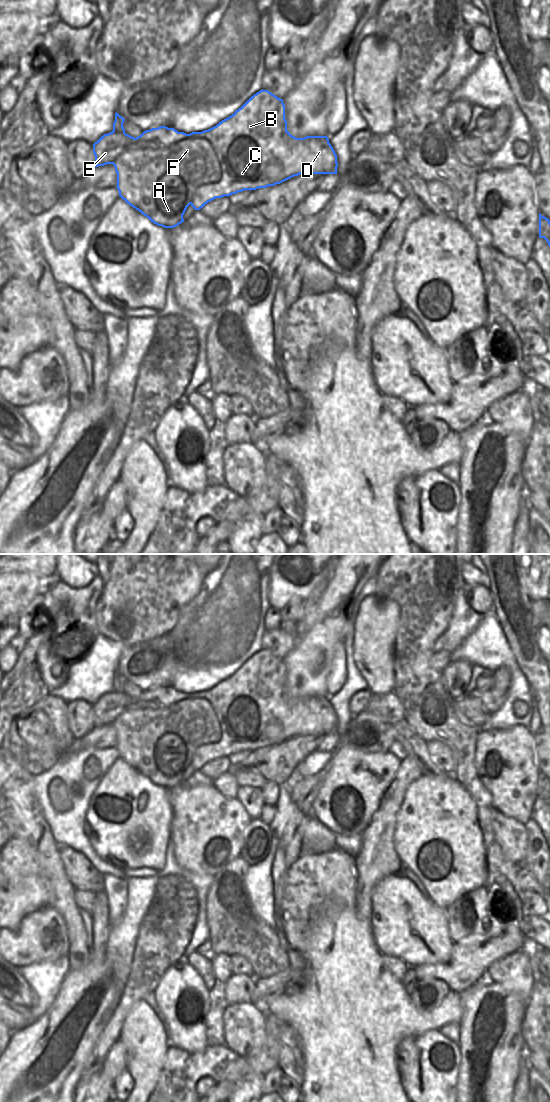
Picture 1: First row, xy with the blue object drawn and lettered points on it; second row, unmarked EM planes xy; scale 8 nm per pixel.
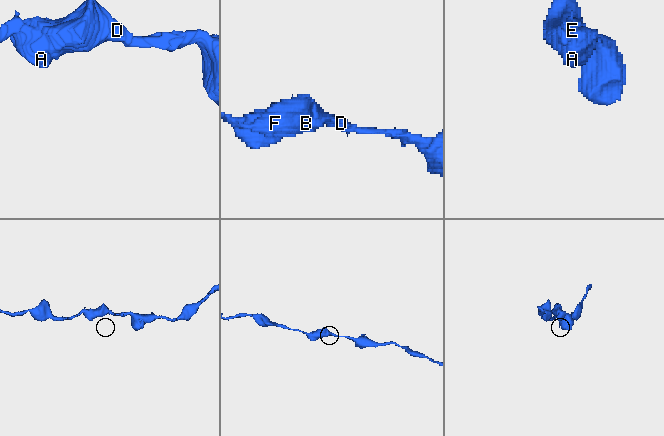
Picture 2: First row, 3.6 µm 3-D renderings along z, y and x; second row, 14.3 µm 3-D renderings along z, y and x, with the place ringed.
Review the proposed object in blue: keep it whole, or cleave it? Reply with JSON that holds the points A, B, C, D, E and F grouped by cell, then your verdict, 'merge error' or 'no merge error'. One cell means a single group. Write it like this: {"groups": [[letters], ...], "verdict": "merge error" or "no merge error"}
{"groups": [["A"], ["B", "C", "D", "E", "F"]], "verdict": "merge error"}

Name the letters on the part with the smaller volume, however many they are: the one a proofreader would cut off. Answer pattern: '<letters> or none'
A

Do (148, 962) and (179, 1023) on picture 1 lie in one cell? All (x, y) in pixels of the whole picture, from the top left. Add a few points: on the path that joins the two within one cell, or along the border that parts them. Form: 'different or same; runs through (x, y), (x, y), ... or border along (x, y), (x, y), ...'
different; border along (173, 964), (167, 969), (154, 991)

